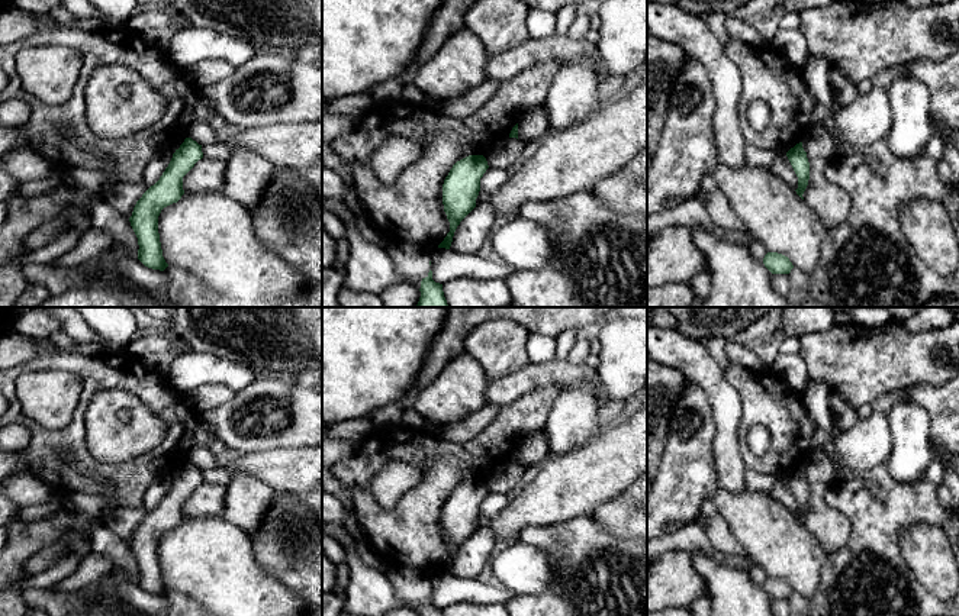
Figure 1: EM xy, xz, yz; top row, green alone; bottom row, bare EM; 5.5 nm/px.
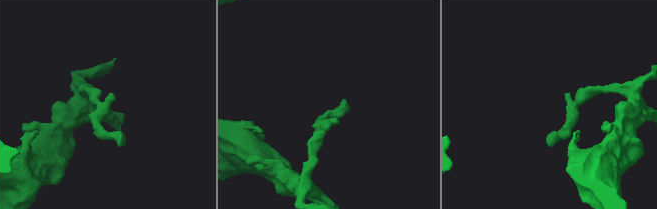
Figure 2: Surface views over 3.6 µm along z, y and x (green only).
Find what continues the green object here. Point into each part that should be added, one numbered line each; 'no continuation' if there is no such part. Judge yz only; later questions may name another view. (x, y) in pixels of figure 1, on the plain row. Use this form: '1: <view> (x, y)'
no continuation

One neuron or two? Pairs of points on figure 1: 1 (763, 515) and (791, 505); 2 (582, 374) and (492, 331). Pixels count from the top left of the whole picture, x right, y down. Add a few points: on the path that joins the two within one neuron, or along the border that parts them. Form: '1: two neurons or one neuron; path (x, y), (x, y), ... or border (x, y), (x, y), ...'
1: two neurons; border (769, 493), (794, 515)
2: two neurons; border (530, 363), (496, 379)

